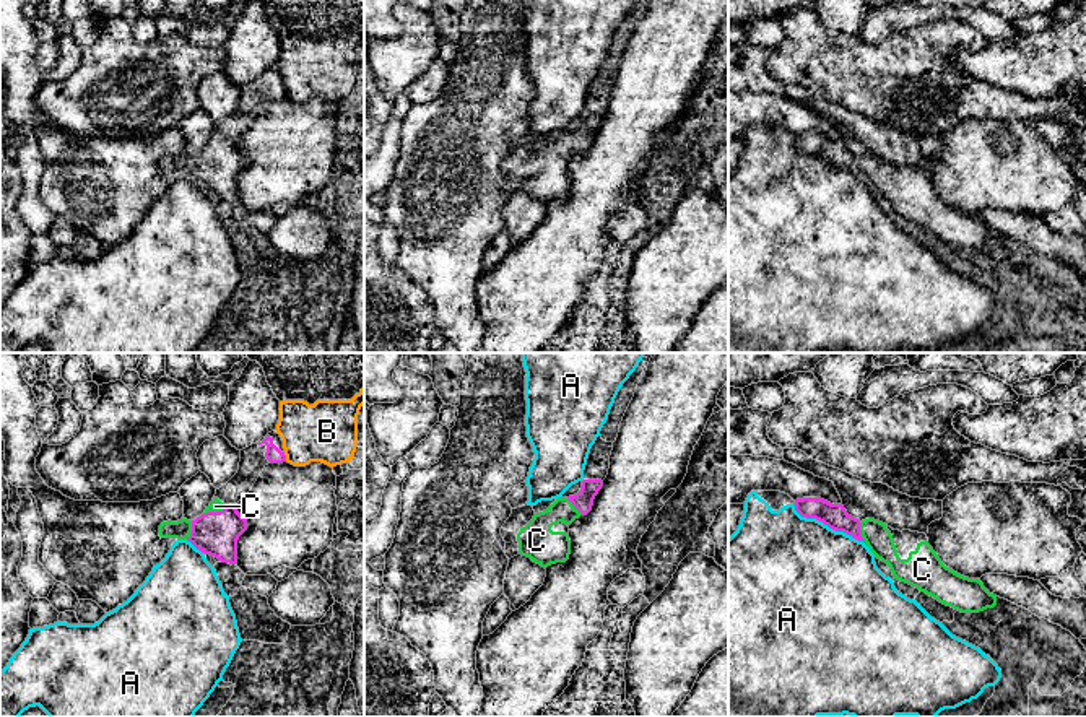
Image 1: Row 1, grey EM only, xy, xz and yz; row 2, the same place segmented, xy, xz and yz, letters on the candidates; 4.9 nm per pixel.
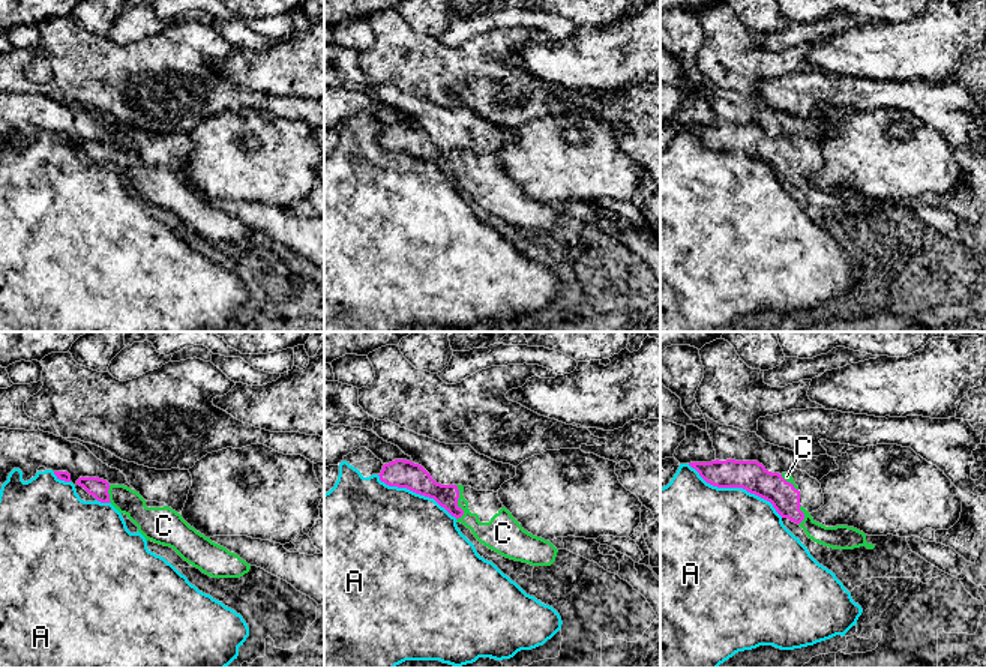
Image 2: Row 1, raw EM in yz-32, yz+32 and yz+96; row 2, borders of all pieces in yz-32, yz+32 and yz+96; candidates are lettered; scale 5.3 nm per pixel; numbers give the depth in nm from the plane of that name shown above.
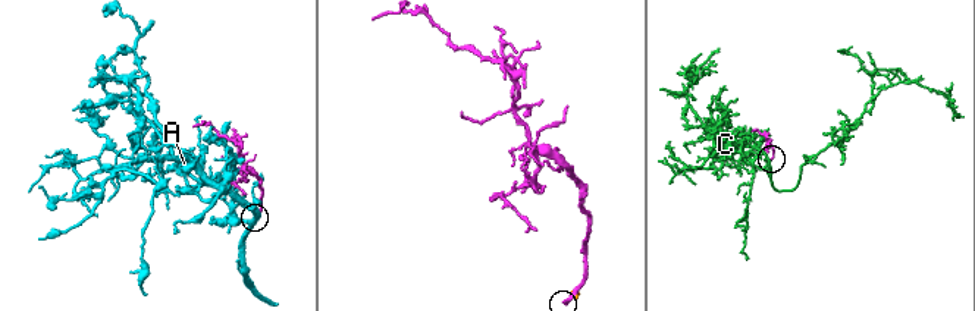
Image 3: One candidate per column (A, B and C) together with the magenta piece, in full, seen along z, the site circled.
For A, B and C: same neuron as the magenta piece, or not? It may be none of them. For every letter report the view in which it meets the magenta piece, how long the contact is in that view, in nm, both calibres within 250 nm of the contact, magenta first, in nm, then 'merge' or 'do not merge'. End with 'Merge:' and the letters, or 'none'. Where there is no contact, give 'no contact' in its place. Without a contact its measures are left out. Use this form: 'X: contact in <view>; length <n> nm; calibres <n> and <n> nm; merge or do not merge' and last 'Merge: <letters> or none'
A: contact in yz; length 420 nm; calibres 120 and 500 nm; do not merge
B: contact in xy; length 50 nm; calibres 80 and 300 nm; do not merge
C: contact in xy; length 120 nm; calibres 220 and 60 nm; merge
Merge: C

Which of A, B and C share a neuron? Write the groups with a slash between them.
A / B / C

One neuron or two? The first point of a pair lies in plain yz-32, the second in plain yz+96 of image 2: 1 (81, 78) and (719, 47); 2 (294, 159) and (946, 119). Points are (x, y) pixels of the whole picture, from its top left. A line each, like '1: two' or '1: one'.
1: one
2: two

